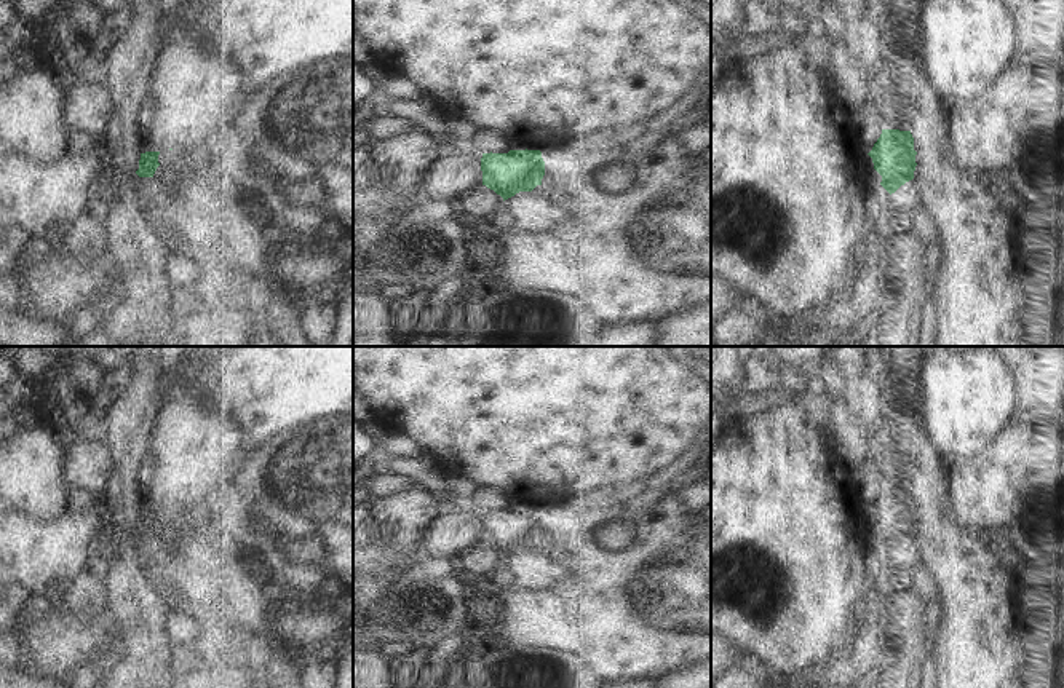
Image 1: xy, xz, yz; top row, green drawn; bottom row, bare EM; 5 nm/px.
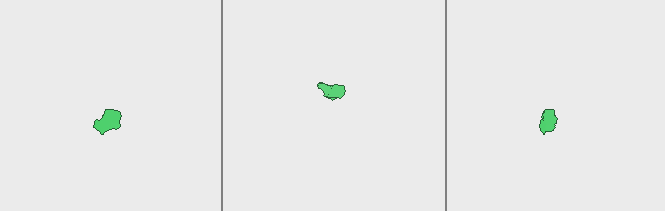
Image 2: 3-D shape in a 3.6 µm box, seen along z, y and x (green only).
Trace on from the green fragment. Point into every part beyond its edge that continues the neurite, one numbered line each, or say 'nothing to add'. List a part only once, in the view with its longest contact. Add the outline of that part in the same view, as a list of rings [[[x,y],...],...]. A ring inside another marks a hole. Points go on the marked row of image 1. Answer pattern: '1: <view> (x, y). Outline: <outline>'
nothing to add.

